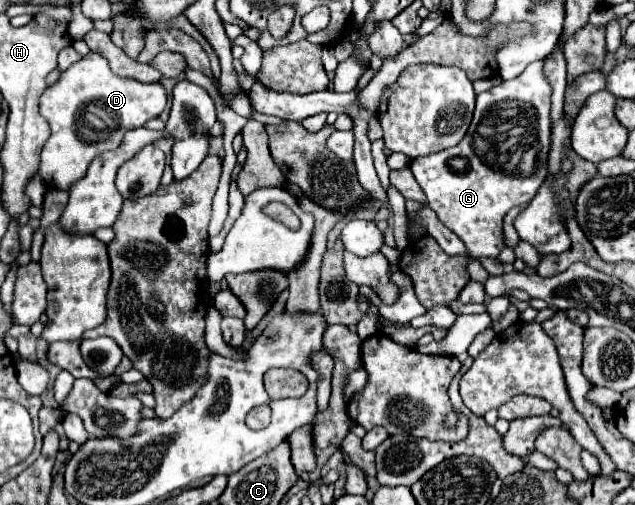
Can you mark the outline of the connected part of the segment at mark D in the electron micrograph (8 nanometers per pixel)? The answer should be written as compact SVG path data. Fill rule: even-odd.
M89 52L69 70L61 72L59 80L47 86L41 96L41 116L51 126L51 136L43 144L39 158L41 178L49 188L69 190L75 180L85 176L95 156L115 150L121 144L123 136L113 136L115 130L141 128L147 120L157 118L165 106L167 92L159 82L145 84L135 78L115 76L101 54Z

